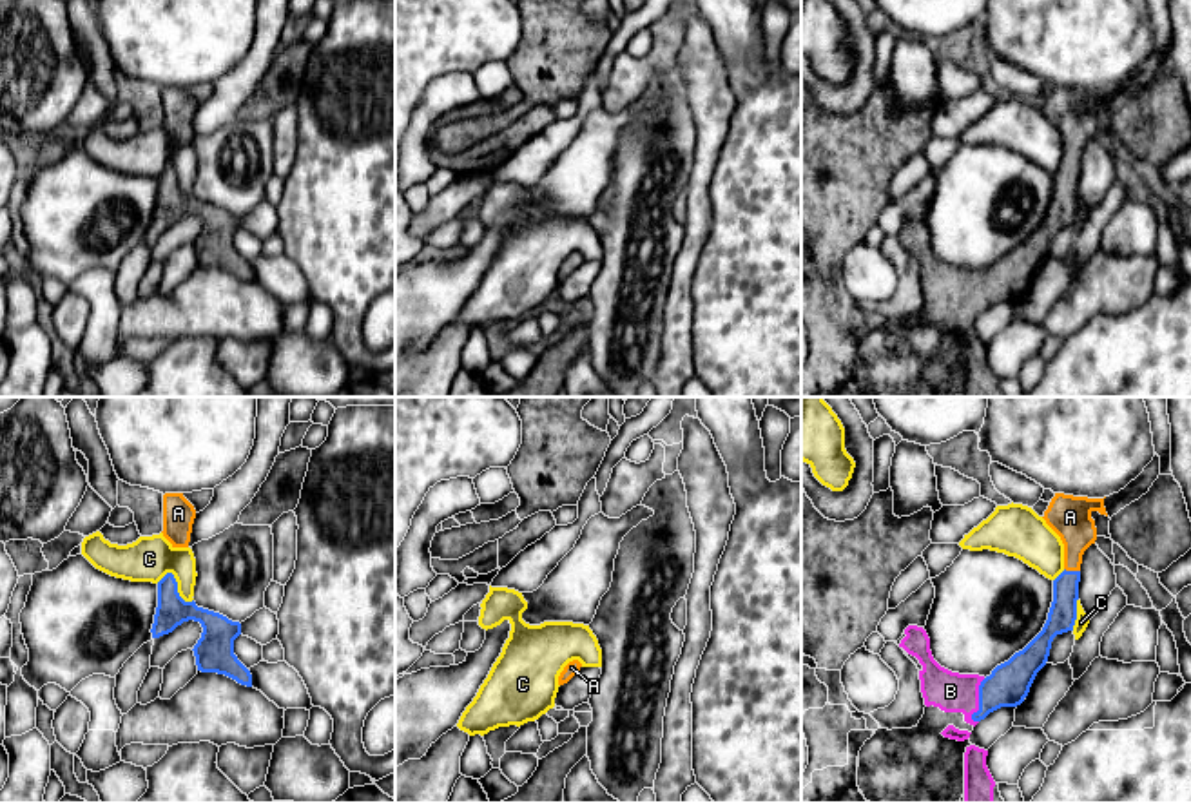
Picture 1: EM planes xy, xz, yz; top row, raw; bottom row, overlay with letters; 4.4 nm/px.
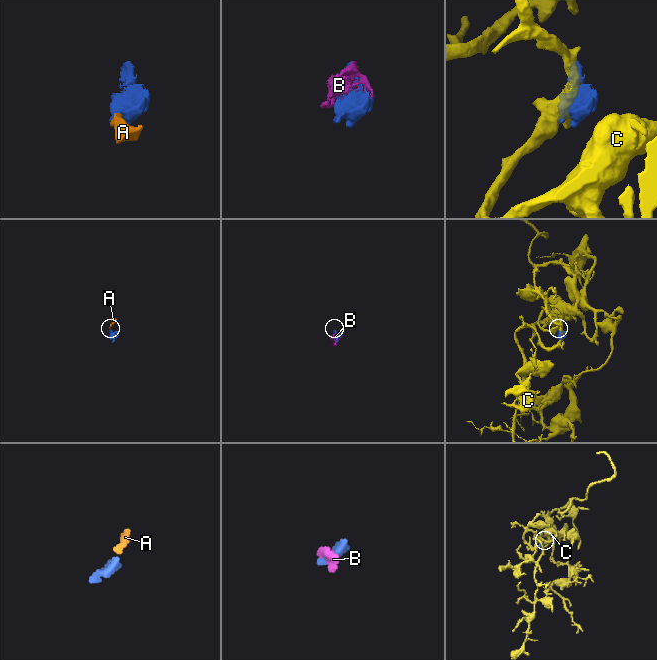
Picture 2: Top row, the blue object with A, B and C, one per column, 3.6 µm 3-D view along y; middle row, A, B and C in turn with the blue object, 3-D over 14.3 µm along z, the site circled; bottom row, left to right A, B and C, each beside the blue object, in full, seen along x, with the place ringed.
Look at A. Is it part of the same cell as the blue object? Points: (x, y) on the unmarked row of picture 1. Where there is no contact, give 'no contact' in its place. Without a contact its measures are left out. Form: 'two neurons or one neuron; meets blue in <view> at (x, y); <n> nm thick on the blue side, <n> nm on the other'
one neuron; meets blue in yz at (1072, 165); 130 nm thick on the blue side, 190 nm on the other

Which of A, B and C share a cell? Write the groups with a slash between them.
A B / C

